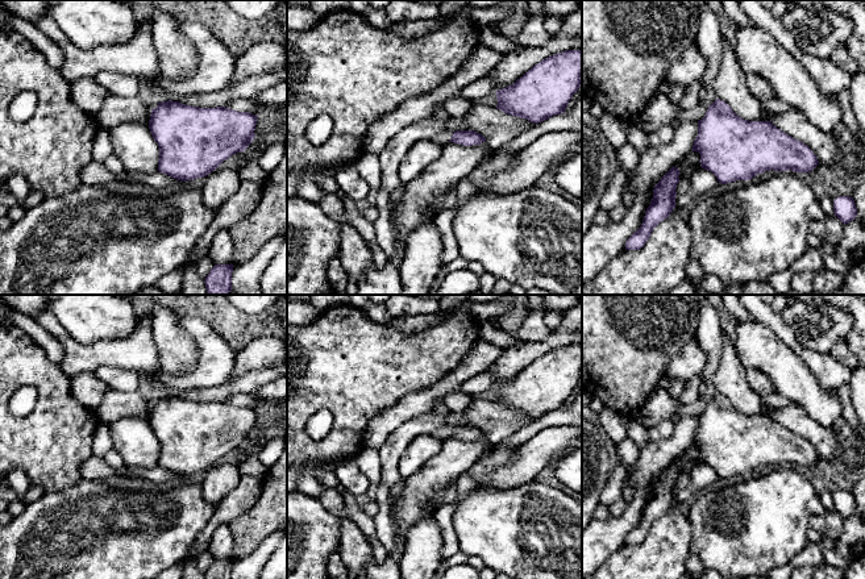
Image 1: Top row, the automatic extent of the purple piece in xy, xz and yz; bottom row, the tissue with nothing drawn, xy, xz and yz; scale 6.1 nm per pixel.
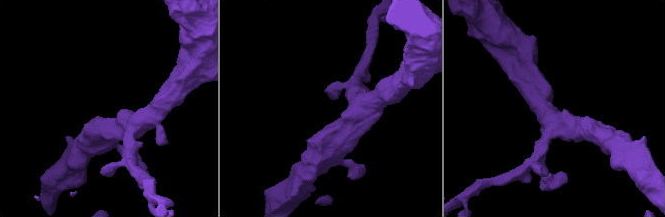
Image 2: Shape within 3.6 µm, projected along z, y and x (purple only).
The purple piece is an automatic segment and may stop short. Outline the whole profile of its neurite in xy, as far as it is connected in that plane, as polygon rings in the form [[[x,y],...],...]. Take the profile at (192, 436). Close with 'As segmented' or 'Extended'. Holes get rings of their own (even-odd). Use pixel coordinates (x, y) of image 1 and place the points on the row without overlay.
[[[172,395],[158,397],[149,415],[159,443],[158,466],[182,476],[207,471],[229,451],[246,445],[255,432],[257,413],[225,401],[199,403]]]. As segmented

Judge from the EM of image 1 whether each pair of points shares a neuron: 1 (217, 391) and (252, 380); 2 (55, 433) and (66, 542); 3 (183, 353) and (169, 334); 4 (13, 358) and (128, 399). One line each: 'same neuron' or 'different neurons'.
1: same neuron
2: different neurons
3: same neuron
4: different neurons

